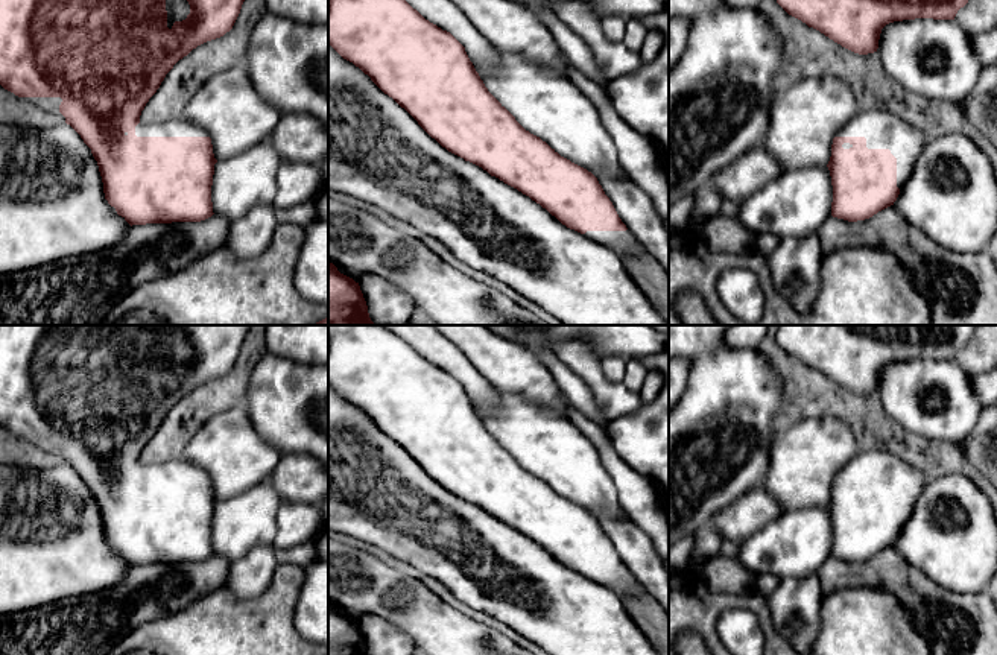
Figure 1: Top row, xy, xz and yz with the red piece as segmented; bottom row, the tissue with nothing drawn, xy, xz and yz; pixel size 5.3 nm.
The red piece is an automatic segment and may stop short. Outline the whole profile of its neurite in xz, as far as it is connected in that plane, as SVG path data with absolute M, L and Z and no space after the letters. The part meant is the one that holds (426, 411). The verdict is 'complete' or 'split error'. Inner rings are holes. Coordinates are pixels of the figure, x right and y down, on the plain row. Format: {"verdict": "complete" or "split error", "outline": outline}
{"verdict": "split error", "outline": "M328 325L328 384L359 407L371 421L448 492L470 502L491 517L517 529L546 549L562 565L612 590L617 596L638 597L644 588L619 558L597 518L561 497L540 477L526 471L488 432L465 388L447 371L426 360L406 340L380 325Z"}

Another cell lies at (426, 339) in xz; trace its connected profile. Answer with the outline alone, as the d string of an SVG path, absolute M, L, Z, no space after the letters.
M378 325L406 340L426 360L450 372L464 388L476 412L489 413L500 406L495 388L467 356L433 325Z

